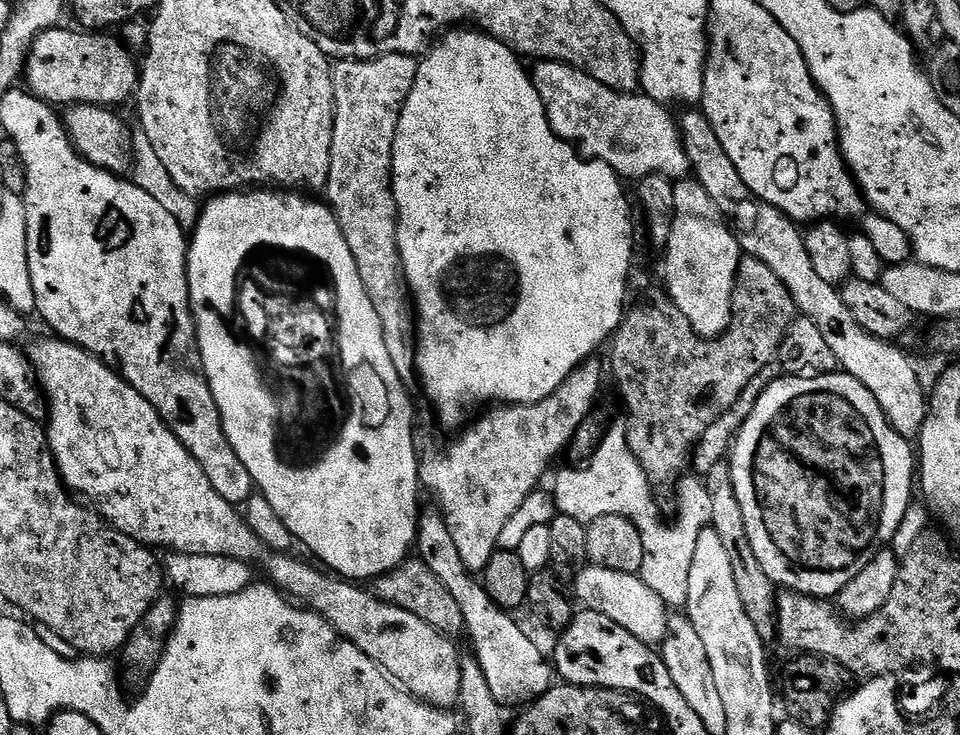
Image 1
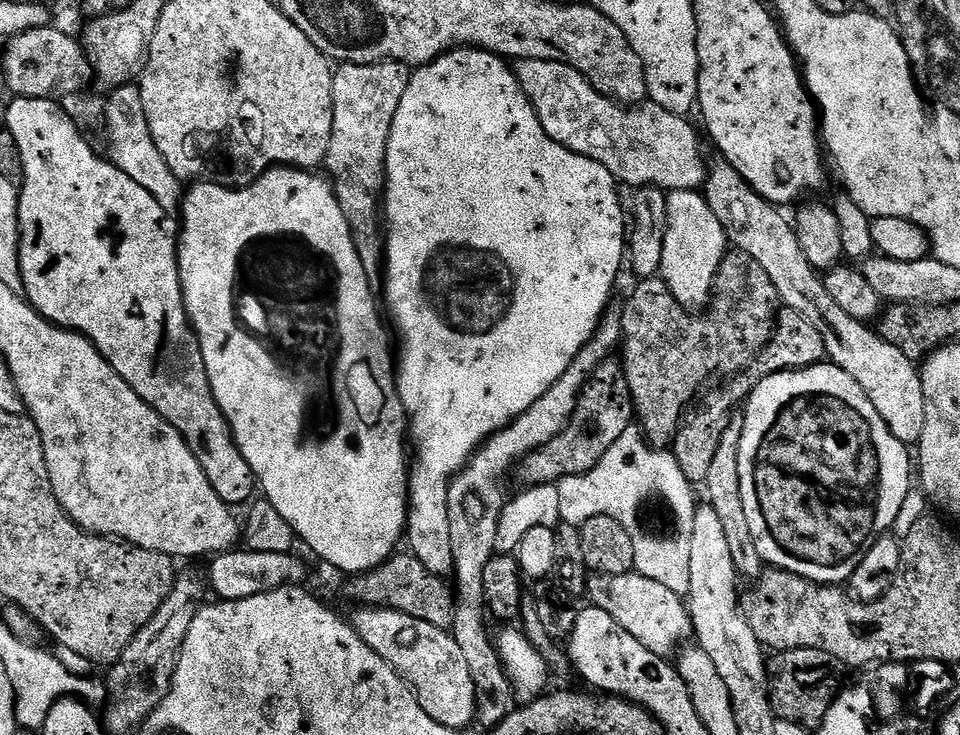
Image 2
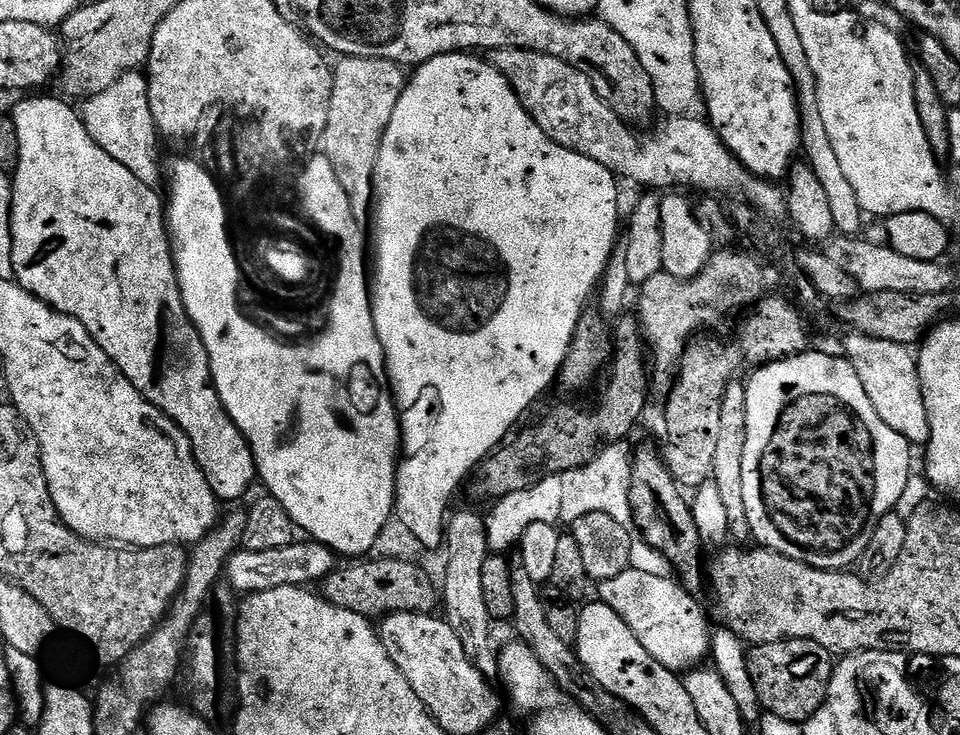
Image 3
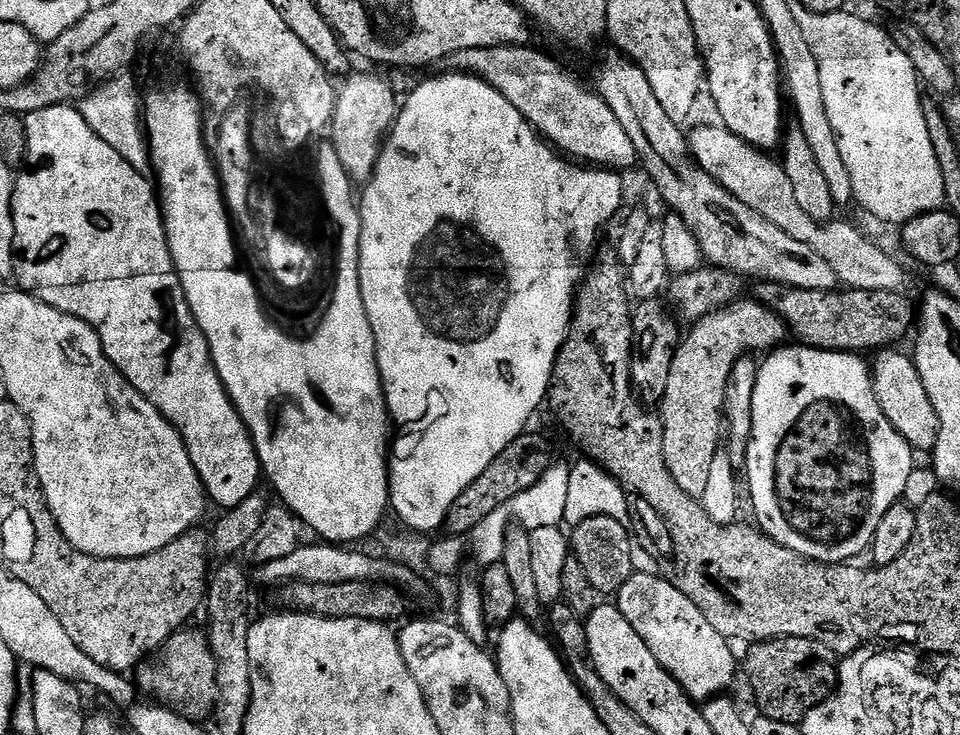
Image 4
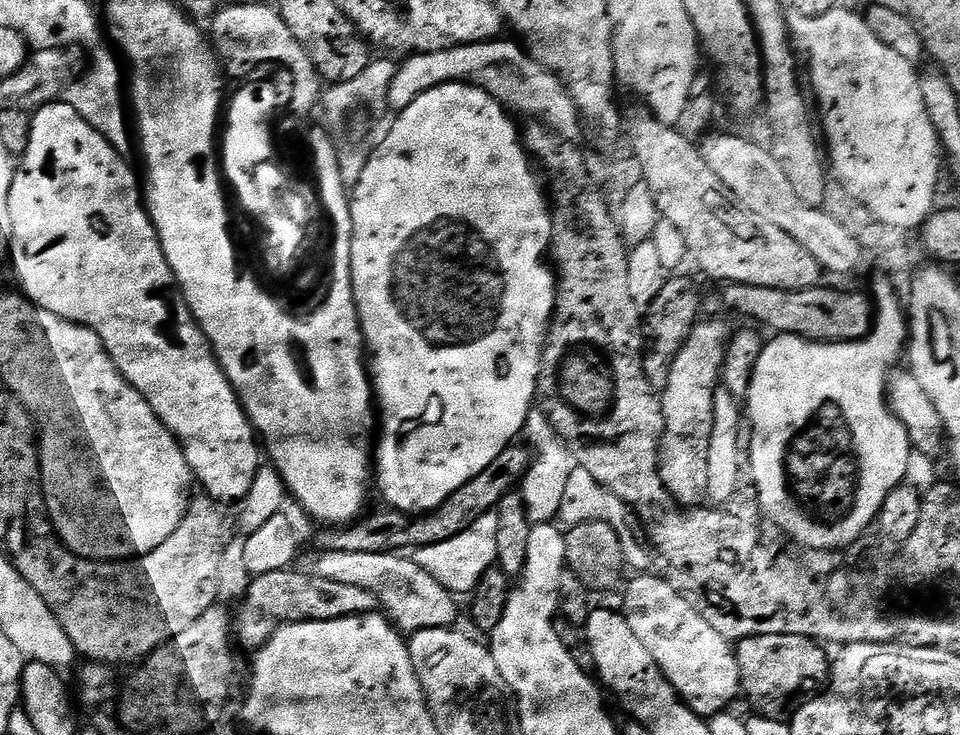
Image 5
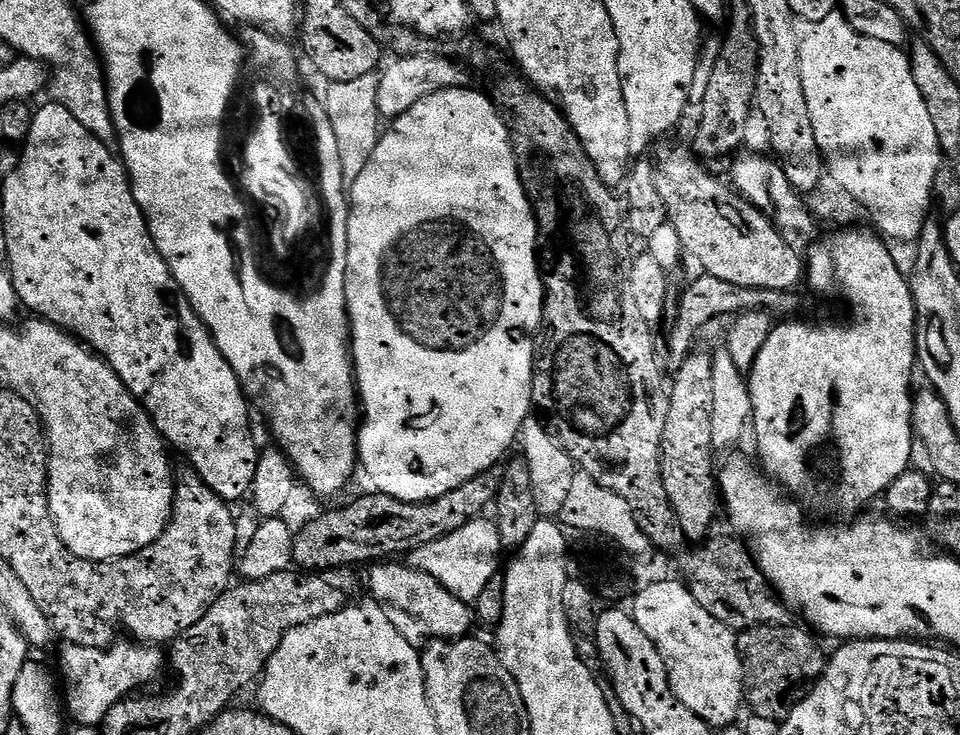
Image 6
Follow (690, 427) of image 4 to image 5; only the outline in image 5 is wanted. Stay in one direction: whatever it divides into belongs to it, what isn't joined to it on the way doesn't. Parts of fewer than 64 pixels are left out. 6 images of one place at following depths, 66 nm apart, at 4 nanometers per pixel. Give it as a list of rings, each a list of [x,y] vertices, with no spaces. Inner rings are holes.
[[[701,319],[694,327],[686,342],[680,347],[680,353],[674,358],[672,367],[668,370],[668,383],[662,388],[662,403],[664,406],[664,436],[660,439],[660,477],[670,490],[681,508],[698,508],[708,500],[710,486],[710,438],[714,430],[716,417],[716,387],[722,384],[722,369],[724,355],[728,349],[728,341],[732,339],[734,328],[724,320]]]

